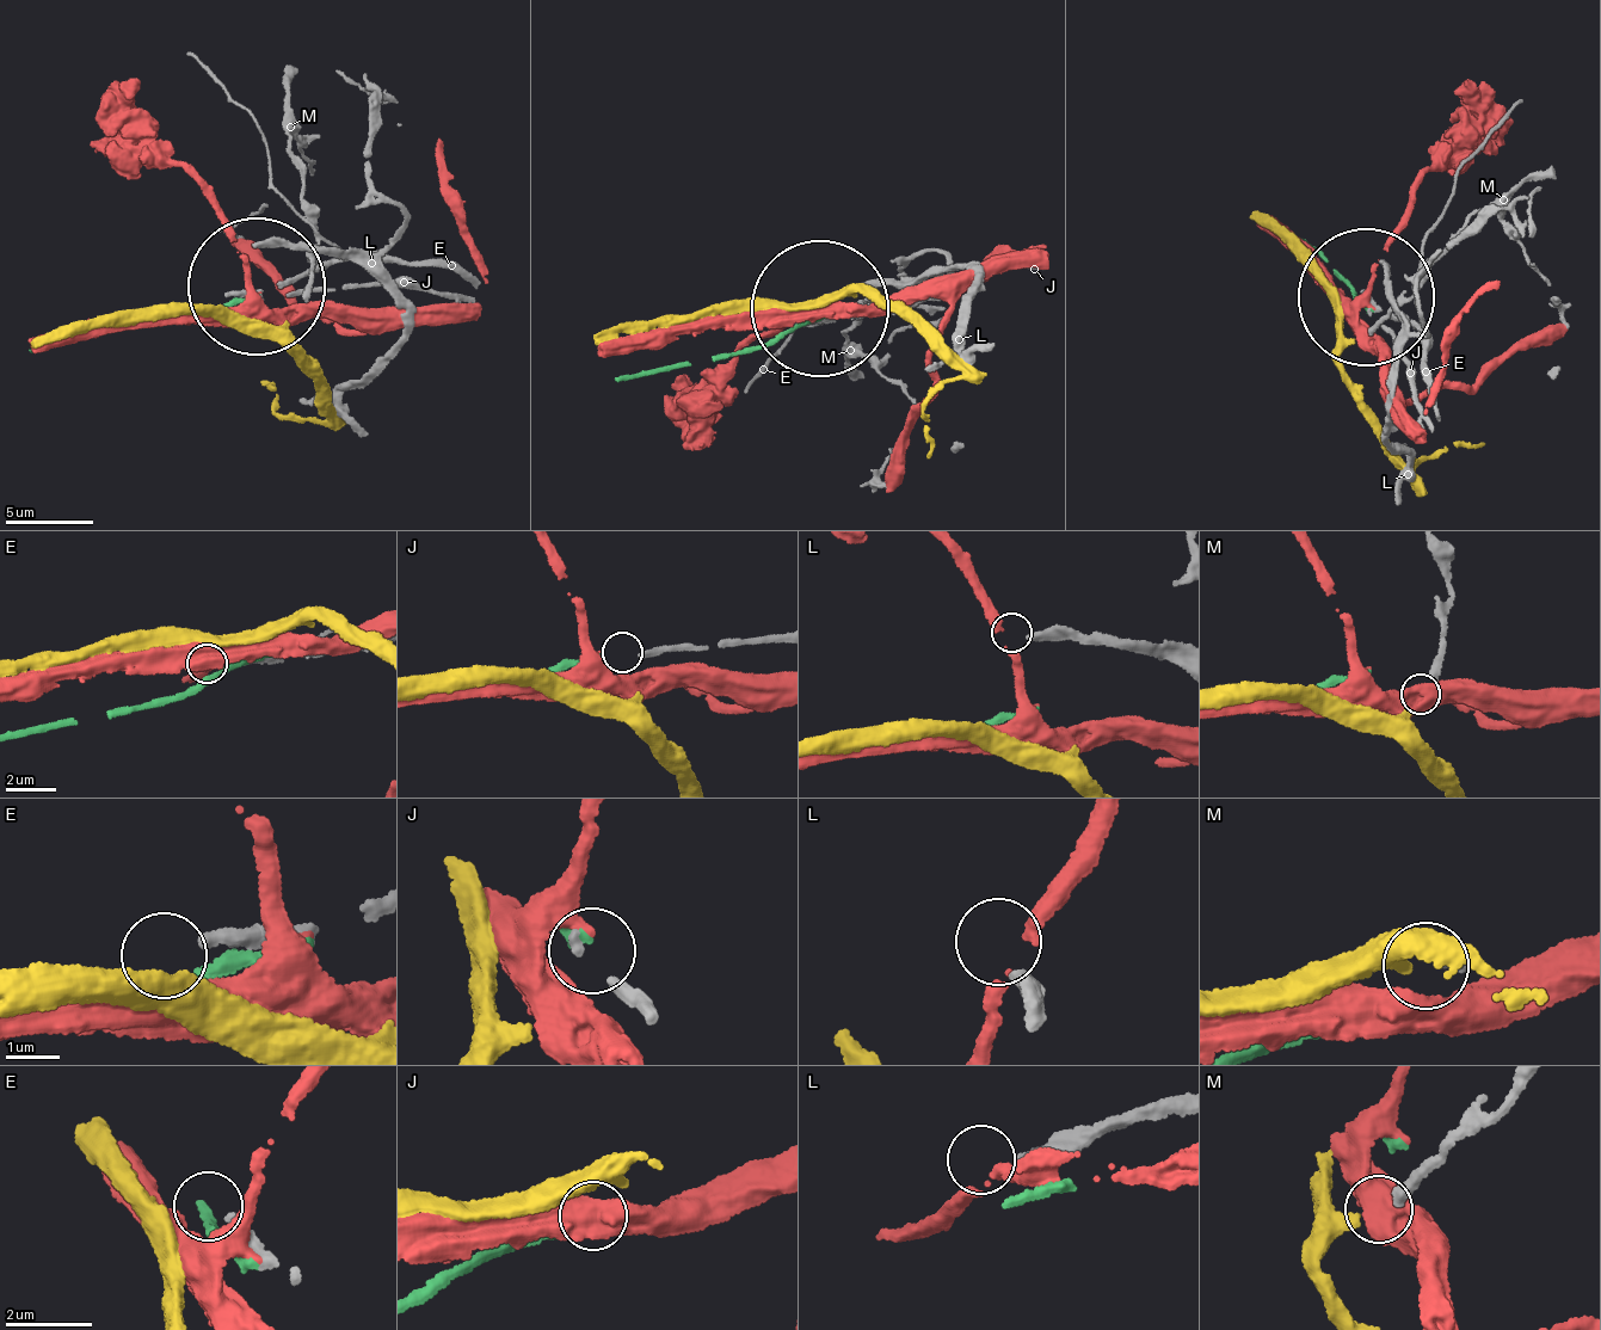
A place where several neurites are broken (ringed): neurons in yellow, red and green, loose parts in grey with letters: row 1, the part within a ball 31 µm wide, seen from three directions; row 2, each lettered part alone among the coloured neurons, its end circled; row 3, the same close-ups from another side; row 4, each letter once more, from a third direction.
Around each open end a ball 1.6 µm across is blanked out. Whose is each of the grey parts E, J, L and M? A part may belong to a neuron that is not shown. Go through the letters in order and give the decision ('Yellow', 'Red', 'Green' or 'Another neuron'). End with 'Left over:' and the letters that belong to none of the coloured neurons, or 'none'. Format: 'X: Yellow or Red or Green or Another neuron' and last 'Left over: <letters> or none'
E: Another neuron
J: Green
L: Another neuron
M: Yellow
Left over: E, L

